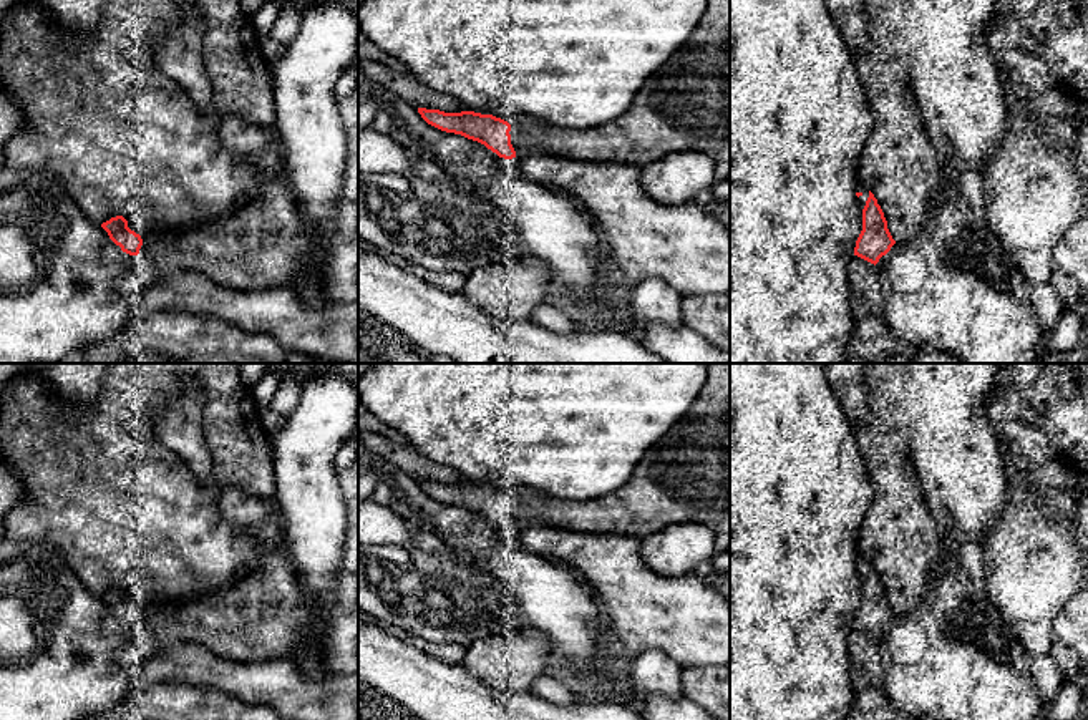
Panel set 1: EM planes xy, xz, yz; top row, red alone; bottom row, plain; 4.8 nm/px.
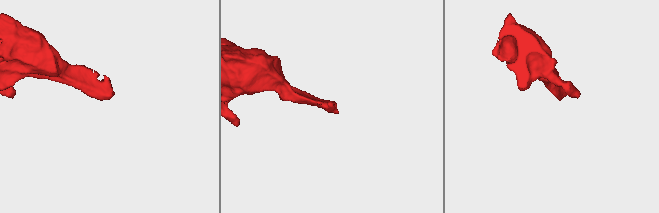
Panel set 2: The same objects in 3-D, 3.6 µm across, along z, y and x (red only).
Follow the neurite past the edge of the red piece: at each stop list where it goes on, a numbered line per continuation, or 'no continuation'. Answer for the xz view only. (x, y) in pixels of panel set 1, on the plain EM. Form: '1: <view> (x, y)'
1: xz (685, 476)

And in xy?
1: xy (267, 614)

